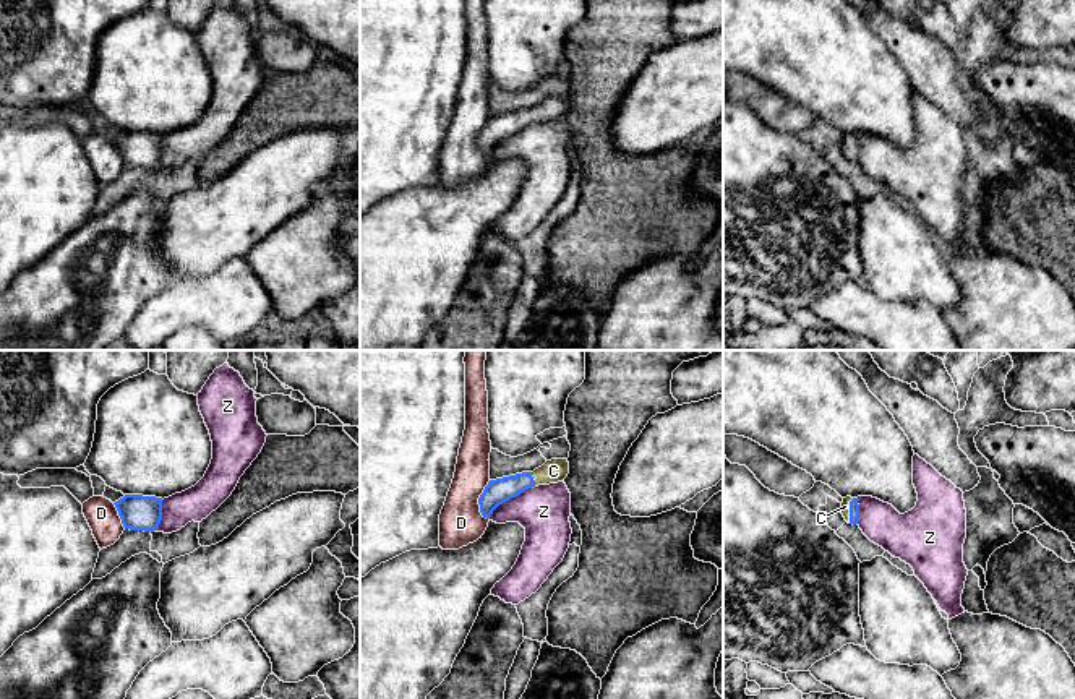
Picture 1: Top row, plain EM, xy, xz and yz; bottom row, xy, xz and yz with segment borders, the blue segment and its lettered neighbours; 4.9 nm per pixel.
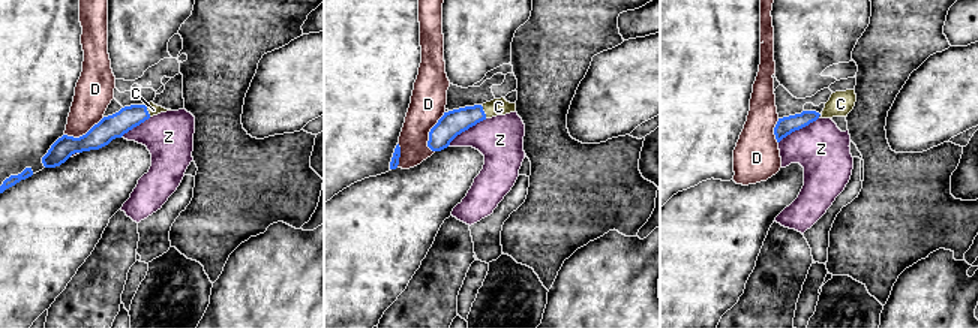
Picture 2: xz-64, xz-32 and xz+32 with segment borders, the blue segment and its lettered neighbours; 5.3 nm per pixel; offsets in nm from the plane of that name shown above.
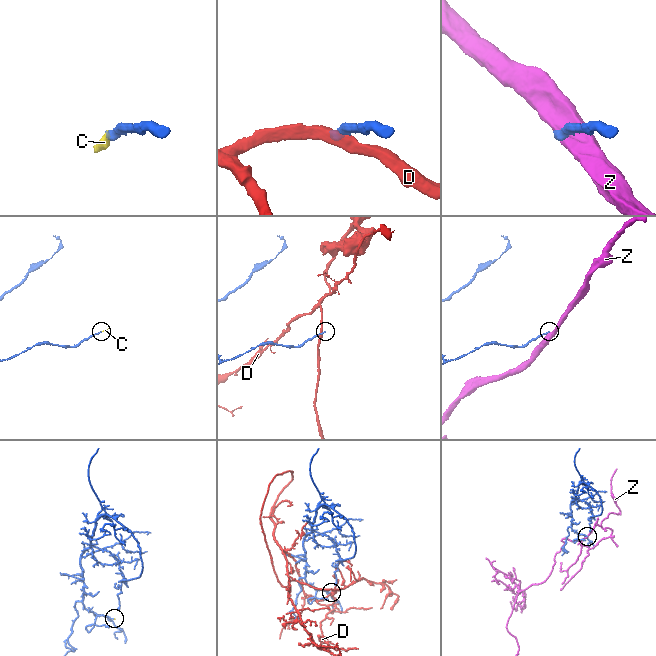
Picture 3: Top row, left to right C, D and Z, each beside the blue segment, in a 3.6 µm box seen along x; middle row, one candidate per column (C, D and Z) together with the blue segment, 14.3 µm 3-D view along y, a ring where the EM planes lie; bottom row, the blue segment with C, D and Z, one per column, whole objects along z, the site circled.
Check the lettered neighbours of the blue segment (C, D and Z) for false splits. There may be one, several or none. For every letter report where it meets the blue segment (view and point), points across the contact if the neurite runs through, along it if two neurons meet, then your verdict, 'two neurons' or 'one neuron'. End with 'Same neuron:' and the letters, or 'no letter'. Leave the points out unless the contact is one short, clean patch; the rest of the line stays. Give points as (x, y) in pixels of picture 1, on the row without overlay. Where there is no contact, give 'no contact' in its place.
C: contact yz (850, 148); way yz (853, 141), (850, 148), (845, 143); one neuron
D: contact xz (479, 137); border xz (490, 117), (479, 135), (479, 148), (487, 156); two neurons
Z: contact xz (509, 135); border xz (534, 122), (503, 138), (488, 154); two neurons
Same neuron: C

